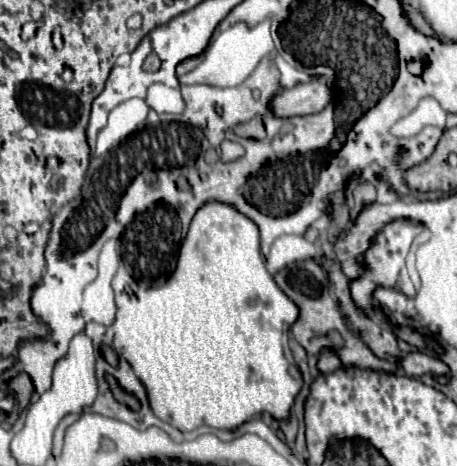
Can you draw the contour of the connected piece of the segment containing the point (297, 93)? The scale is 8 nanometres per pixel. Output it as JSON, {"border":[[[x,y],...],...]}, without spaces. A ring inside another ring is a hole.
{"border":[[[312,80],[306,84],[298,84],[294,88],[278,90],[268,106],[274,116],[290,118],[316,114],[328,104],[328,100],[332,100],[332,90],[324,82]]]}

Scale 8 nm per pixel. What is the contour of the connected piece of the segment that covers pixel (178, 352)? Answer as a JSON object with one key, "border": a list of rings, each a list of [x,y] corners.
{"border":[[[212,200],[212,202],[202,204],[190,222],[186,238],[182,240],[176,270],[170,274],[170,278],[162,286],[138,288],[136,284],[130,284],[130,278],[116,278],[114,280],[114,292],[116,292],[118,310],[116,310],[114,324],[108,328],[108,332],[112,332],[112,346],[120,354],[120,358],[132,358],[132,362],[130,362],[132,370],[138,378],[142,378],[142,384],[148,392],[150,408],[154,410],[154,414],[160,420],[176,426],[178,430],[194,430],[198,426],[210,426],[216,430],[232,430],[232,428],[238,428],[240,424],[244,424],[244,420],[258,416],[260,412],[268,412],[276,420],[288,418],[288,412],[294,404],[294,398],[302,388],[302,374],[294,362],[290,348],[288,348],[288,338],[290,338],[288,328],[296,322],[298,308],[296,308],[296,304],[292,304],[292,300],[288,296],[284,296],[284,292],[280,292],[272,274],[266,270],[264,256],[260,252],[258,228],[248,216],[244,216],[234,206],[224,204],[224,202]]]}

